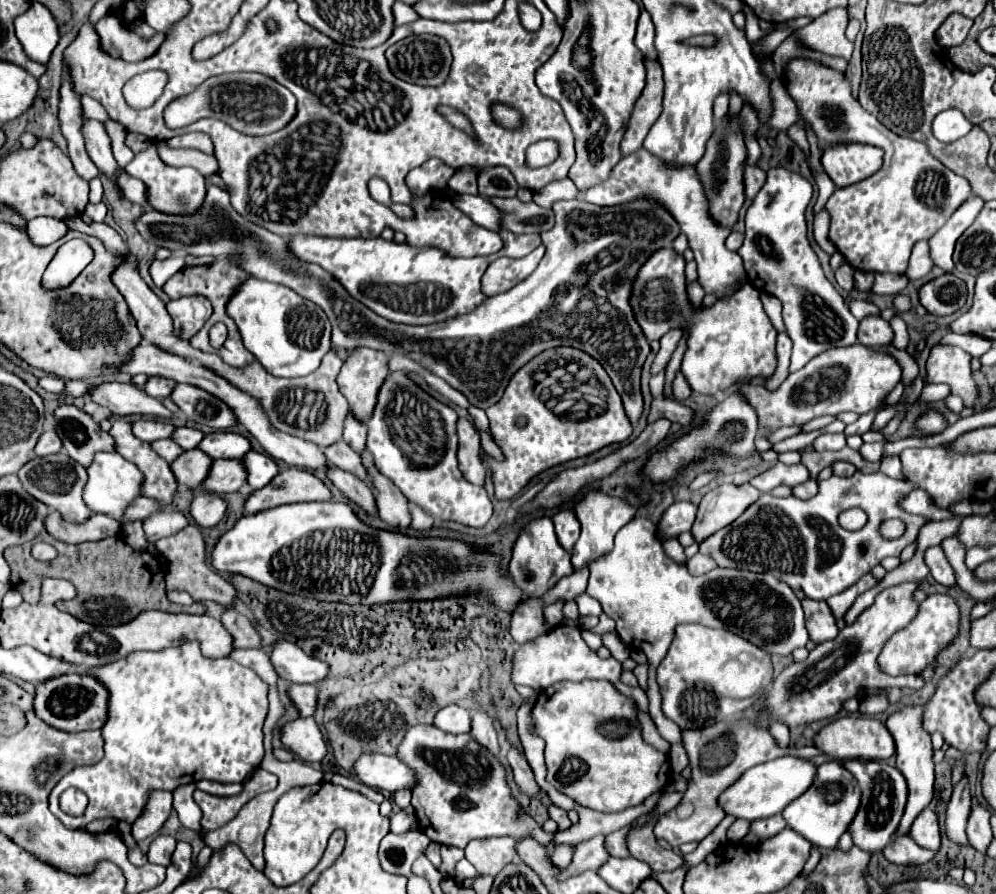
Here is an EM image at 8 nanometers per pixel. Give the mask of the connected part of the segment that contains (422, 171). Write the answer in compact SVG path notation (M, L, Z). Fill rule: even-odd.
M429 159L427 163L415 167L415 171L411 171L405 179L407 187L411 189L411 193L415 197L421 197L425 191L429 191L431 187L437 187L441 181L447 181L455 171L451 167L447 167L443 161L439 159Z

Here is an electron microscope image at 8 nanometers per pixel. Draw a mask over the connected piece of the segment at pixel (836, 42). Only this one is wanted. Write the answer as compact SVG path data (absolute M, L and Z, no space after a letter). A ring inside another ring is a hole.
M831 9L823 17L817 17L813 23L795 33L805 45L813 49L821 49L823 53L851 59L853 43L845 39L847 23L849 23L847 9Z

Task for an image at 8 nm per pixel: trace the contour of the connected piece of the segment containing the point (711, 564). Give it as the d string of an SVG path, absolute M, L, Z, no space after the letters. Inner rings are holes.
M697 553L695 557L687 559L687 569L691 571L691 575L703 575L703 573L715 569L715 567L717 567L717 563L715 563L709 555L701 555L701 553Z

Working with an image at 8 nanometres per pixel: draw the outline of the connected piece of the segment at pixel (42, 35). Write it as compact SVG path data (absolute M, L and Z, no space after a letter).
M31 3L31 9L15 19L17 37L25 49L25 53L39 63L47 63L51 51L57 47L59 29L51 19L47 7L41 3Z

